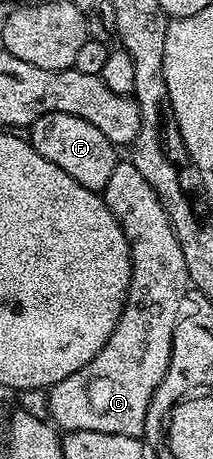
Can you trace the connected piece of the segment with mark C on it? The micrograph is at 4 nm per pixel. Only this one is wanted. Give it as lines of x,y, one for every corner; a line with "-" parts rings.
118,162
107,182
103,199
129,244
129,292
115,330
99,354
75,374
48,389
48,419
62,433
102,432
140,437
157,380
170,375
173,335
185,293
190,291
189,271
179,250
175,230
155,190
132,162

